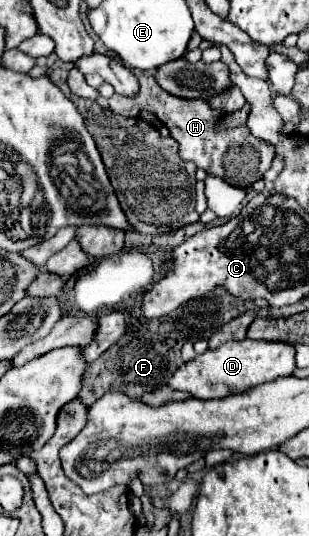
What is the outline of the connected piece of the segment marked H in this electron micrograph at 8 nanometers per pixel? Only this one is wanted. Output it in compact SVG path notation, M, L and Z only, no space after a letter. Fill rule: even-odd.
M140 75L138 83L140 83L140 89L134 97L112 95L106 101L104 97L98 97L96 103L100 107L106 105L106 109L110 109L112 113L118 113L127 118L138 117L142 109L152 111L162 121L162 125L170 129L170 135L178 141L180 157L184 161L196 163L196 167L202 167L206 173L214 173L222 177L230 185L250 187L254 181L262 179L262 175L270 169L272 159L274 159L274 147L262 139L256 139L246 125L220 127L220 121L226 117L222 115L222 111L212 109L208 101L204 99L180 99L180 97L168 95L150 75Z

